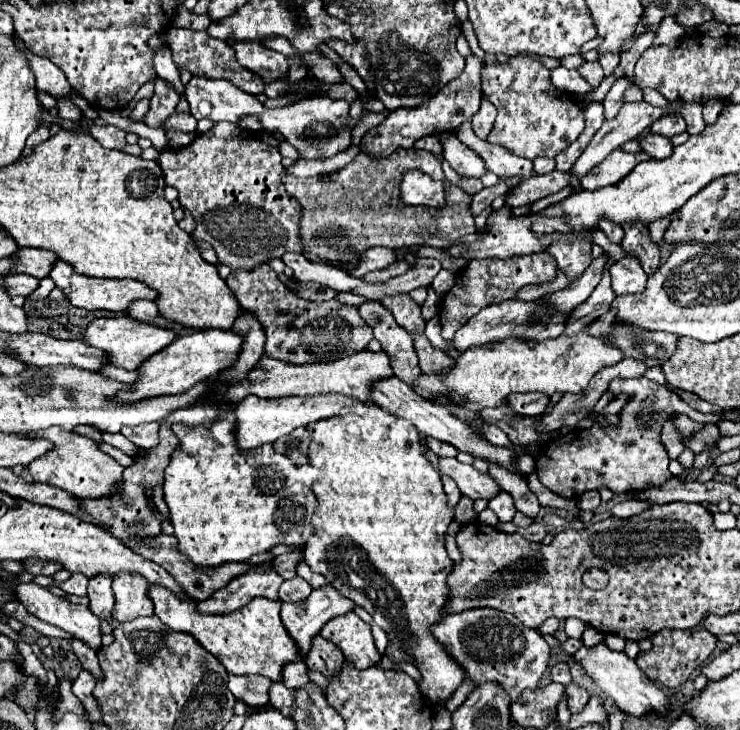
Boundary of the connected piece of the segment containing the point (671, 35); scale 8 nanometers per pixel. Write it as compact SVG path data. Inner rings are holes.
M665 16L665 18L659 22L657 34L655 34L651 46L655 46L655 44L659 46L659 44L675 42L675 40L679 40L683 34L685 34L685 28L681 28L681 26L673 20L673 16Z

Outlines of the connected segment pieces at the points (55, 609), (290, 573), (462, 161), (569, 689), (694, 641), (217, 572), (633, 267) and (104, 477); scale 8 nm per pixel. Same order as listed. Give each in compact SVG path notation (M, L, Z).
M33 582L15 584L13 592L19 598L19 602L27 608L29 614L33 614L39 620L49 622L57 628L67 630L75 638L93 646L95 650L99 648L99 644L101 644L99 618L93 616L93 612L87 606L71 604L65 598L55 596L47 588L37 586Z
M299 546L299 548L295 548L293 552L287 552L287 554L277 556L277 558L273 560L273 566L279 570L279 574L281 574L285 580L289 580L289 578L295 578L295 576L297 576L295 568L297 568L297 564L299 564L301 560L303 560L303 550L301 550L301 546Z
M441 136L439 138L439 142L441 142L441 148L443 148L443 156L445 156L445 160L449 162L449 166L457 172L457 174L461 174L461 176L473 176L473 178L481 178L485 172L487 172L487 168L485 168L485 164L483 164L483 160L473 152L473 150L469 150L465 144L461 144L459 140L457 140L457 136Z
M569 682L569 684L565 686L565 694L567 694L567 698L569 698L569 710L571 710L571 714L581 712L581 710L585 708L587 700L589 700L589 692L587 692L585 688L573 684L573 682Z
M701 620L695 628L689 630L661 630L657 634L651 636L651 650L641 652L637 656L637 666L649 676L649 680L653 680L659 686L667 686L667 688L677 688L683 682L687 682L693 674L693 670L697 670L699 666L703 666L703 662L709 658L709 654L713 652L717 638L703 626L705 620Z
M153 536L153 538L139 538L139 540L129 540L129 542L125 542L125 546L127 548L131 548L133 552L137 552L137 554L141 554L143 556L143 548L145 548L145 560L153 560L153 562L157 562L161 568L165 568L177 582L179 582L179 586L187 592L187 594L191 594L195 600L207 600L209 596L213 596L213 592L217 592L219 588L223 588L227 582L230 582L235 578L235 576L239 576L239 574L243 574L243 572L247 572L251 566L249 564L245 564L245 562L230 562L225 563L219 567L205 567L199 568L195 566L195 564L191 564L191 560L187 558L187 556L183 556L183 554L179 554L177 552L177 540L175 540L175 544L173 544L173 548L167 548L169 544L167 544L167 536Z
M627 254L625 258L617 260L611 268L611 288L615 294L635 294L645 288L647 274L641 268L641 262L637 256Z
M59 426L47 428L45 432L29 432L29 434L19 434L19 436L45 438L55 444L51 452L47 452L45 456L29 464L29 472L35 478L35 482L45 482L45 484L63 488L69 494L73 494L77 500L97 500L97 498L111 496L123 482L123 466L117 464L105 452L101 452L97 442L93 442L91 438L85 438L75 432L67 432Z

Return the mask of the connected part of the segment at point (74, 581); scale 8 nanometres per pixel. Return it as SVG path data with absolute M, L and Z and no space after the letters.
M79 572L77 574L71 574L71 578L67 582L61 582L59 588L67 594L75 594L75 596L85 596L87 594L87 582L89 578L87 576L81 576Z

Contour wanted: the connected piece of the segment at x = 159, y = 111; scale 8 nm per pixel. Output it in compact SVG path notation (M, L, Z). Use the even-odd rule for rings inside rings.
M163 80L155 82L155 94L151 98L149 112L145 114L143 122L151 128L157 128L160 124L175 112L181 96L176 90Z

